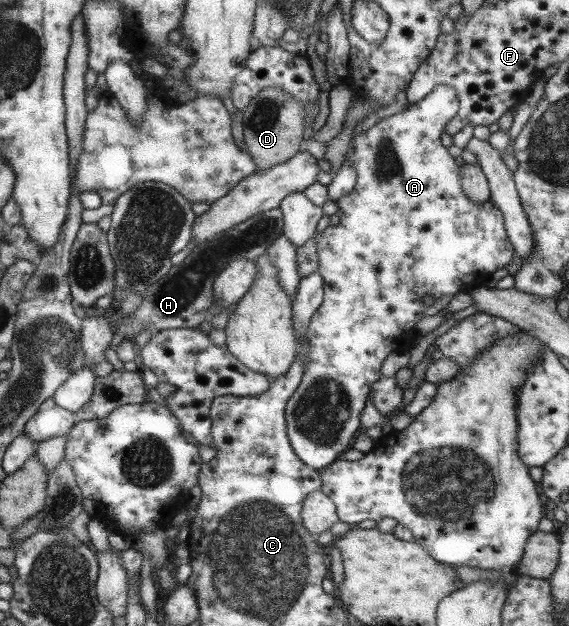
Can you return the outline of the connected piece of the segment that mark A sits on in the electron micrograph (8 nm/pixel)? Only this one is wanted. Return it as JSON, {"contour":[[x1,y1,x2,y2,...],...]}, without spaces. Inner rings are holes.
{"contour":[[439,84,420,102,406,104,399,115,380,119,366,131,354,136,352,149,348,149,345,159,351,162,350,167,354,167,357,172,356,186,346,196,332,200,338,206,335,212,335,215,338,216,338,224,333,227,328,226,322,232,313,235,318,263,316,271,324,281,323,299,321,306,317,308,309,322,309,330,307,331,308,366,301,376,301,383,298,384,297,391,290,396,289,402,284,408,286,437,289,438,290,446,296,453,298,460,301,460,311,469,319,472,321,469,326,469,328,464,334,463,336,458,348,449,348,444,352,442,352,438,355,438,354,434,360,426,358,422,360,422,360,414,362,408,364,408,364,402,366,402,368,386,371,386,381,377,379,370,383,360,391,353,398,354,398,350,400,350,400,353,402,353,402,350,408,350,410,338,402,338,402,334,412,334,412,328,414,328,416,320,420,320,424,316,432,316,440,310,446,311,446,304,452,300,456,292,464,293,479,286,480,282,487,282,494,270,508,264,510,258,514,256,514,252,512,252,513,244,510,244,509,238,506,238,504,214,498,210,498,207,490,199,484,202,474,202,465,195,461,188,461,182,458,182,456,162,446,152,446,148,440,146,438,136,440,136,440,132,444,132,444,124,448,123,448,120,457,114,459,107,460,101,457,92,448,85],[423,296,433,296,434,303,429,306,423,305,420,301]]}

